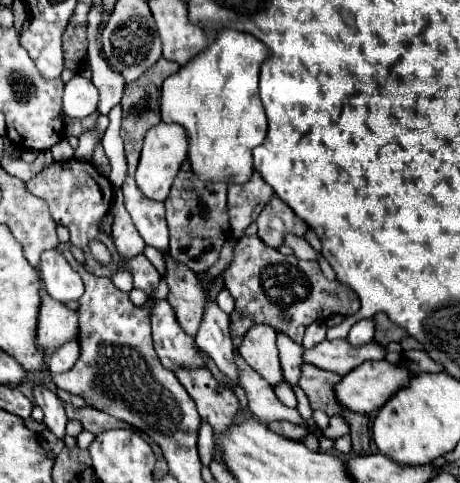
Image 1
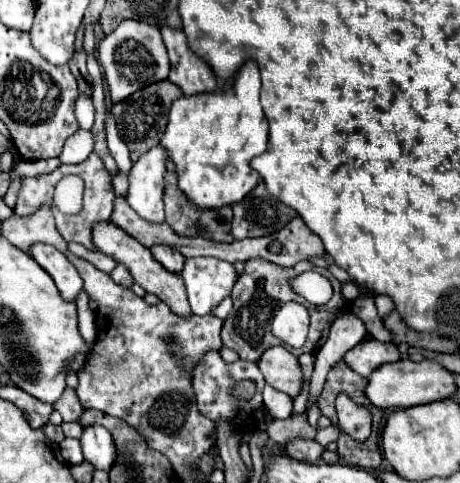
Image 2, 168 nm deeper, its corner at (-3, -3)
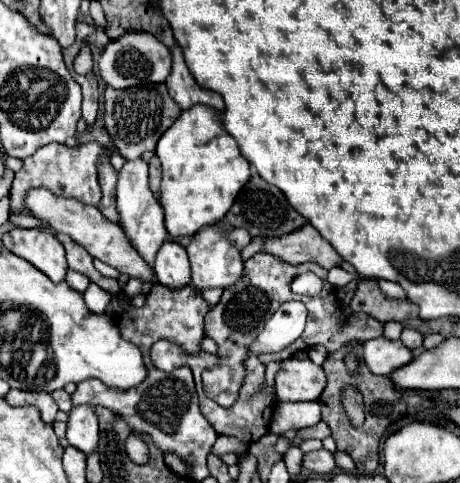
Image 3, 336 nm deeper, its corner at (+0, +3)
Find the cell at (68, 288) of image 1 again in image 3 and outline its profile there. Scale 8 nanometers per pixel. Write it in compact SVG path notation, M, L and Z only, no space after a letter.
M12 228L10 232L4 234L2 242L4 242L6 250L32 262L54 284L58 284L66 278L68 264L64 258L64 246L58 242L54 232Z

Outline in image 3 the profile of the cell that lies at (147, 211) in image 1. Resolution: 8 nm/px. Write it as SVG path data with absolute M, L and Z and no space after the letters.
M166 240L156 254L154 272L156 272L156 280L170 288L186 286L190 282L190 264L188 264L186 248Z

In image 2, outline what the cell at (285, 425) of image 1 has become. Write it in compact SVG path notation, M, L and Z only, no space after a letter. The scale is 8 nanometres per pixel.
M295 438L285 446L285 454L289 458L299 462L309 462L309 464L317 464L321 460L323 450L325 448L315 440L303 440L303 438Z

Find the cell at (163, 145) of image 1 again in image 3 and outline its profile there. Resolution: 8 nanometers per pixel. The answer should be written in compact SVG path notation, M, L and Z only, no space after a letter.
M138 158L138 160L128 160L124 164L118 176L116 202L118 202L120 224L124 226L126 236L130 238L134 248L140 252L140 256L148 264L154 264L154 256L166 240L166 228L164 228L164 210L160 208L160 202L154 198L152 190L148 188L148 162L146 160Z

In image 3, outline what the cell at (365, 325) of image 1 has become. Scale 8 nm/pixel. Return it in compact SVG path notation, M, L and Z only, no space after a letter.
M380 280L378 284L380 284L380 290L382 290L386 296L390 296L390 298L406 298L404 290L400 288L400 284L388 282L388 280Z

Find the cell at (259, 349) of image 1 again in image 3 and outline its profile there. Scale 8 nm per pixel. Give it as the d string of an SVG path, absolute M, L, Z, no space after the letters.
M286 358L280 360L282 368L276 372L276 392L280 402L306 402L318 400L326 386L326 376L312 360Z

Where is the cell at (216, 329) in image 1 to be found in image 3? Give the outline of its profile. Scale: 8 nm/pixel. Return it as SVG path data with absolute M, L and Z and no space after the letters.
M202 228L196 234L196 240L192 240L192 244L186 248L188 258L190 258L190 266L192 266L192 280L190 280L190 288L196 288L196 292L204 292L206 288L228 288L232 284L236 284L236 280L242 276L244 272L244 262L240 258L240 250L236 250L228 238L222 234L220 228Z

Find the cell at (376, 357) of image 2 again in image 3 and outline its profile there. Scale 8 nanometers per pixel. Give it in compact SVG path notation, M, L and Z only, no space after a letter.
M374 338L362 344L364 348L364 362L374 374L388 376L392 370L408 364L412 360L412 352L400 340L386 340Z

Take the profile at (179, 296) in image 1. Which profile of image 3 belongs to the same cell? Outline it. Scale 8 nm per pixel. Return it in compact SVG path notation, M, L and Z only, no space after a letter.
M46 188L30 190L28 196L26 196L26 206L34 212L34 216L46 220L56 232L64 232L76 244L84 246L92 258L98 258L98 260L110 264L112 268L116 268L118 272L122 272L122 274L126 274L130 278L140 278L144 282L154 282L154 278L156 278L154 270L148 268L148 264L144 264L144 260L140 260L140 254L136 252L136 248L132 248L128 244L128 238L124 236L124 232L120 232L120 224L104 220L102 212L98 208L80 204L78 200L54 196Z

